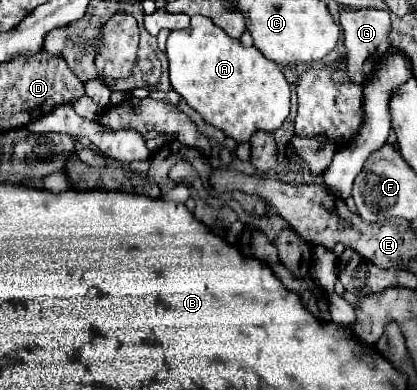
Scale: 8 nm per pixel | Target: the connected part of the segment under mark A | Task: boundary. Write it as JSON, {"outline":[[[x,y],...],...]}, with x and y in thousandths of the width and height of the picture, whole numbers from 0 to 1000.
{"outline":[[[463,41],[453,72],[405,87],[396,133],[405,149],[405,190],[415,231],[429,236],[448,256],[448,267],[487,297],[496,318],[511,318],[516,328],[535,333],[568,364],[597,364],[616,333],[655,338],[693,297],[698,226],[669,169],[655,164],[655,154],[626,144],[616,123],[588,123],[578,103],[544,92],[530,72],[511,62],[511,51],[492,41]]]}

